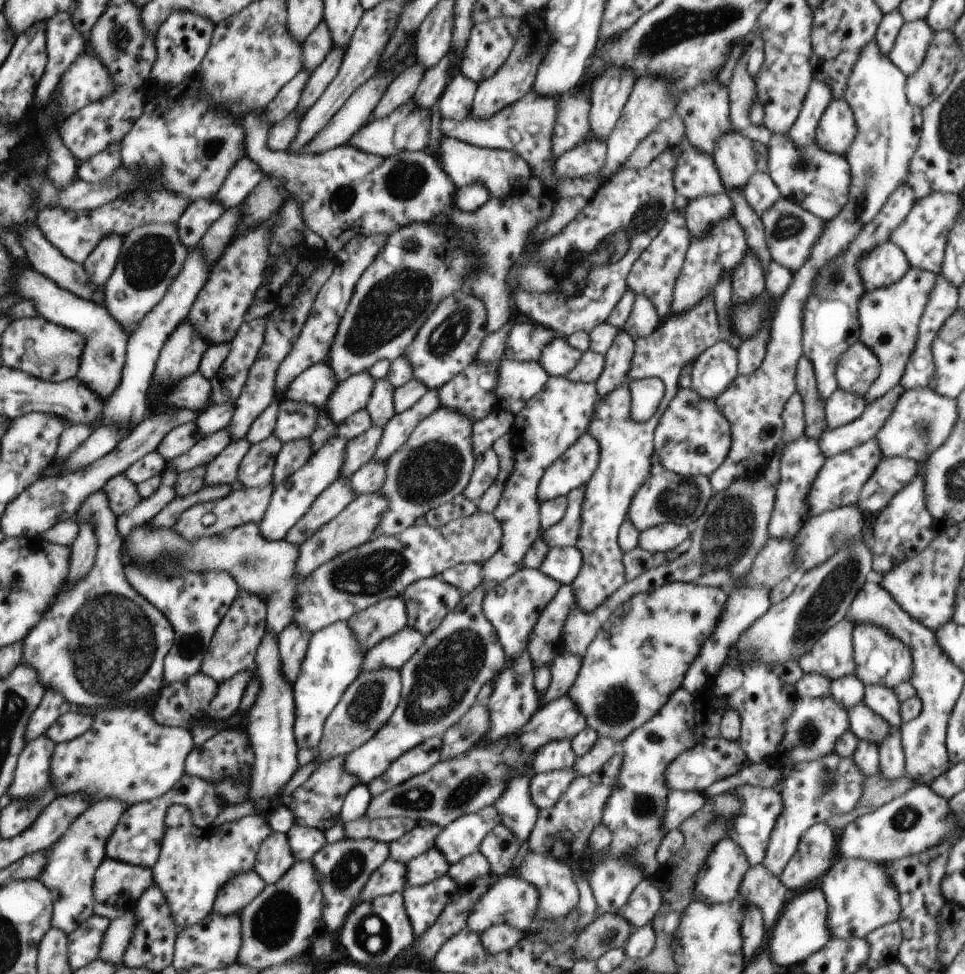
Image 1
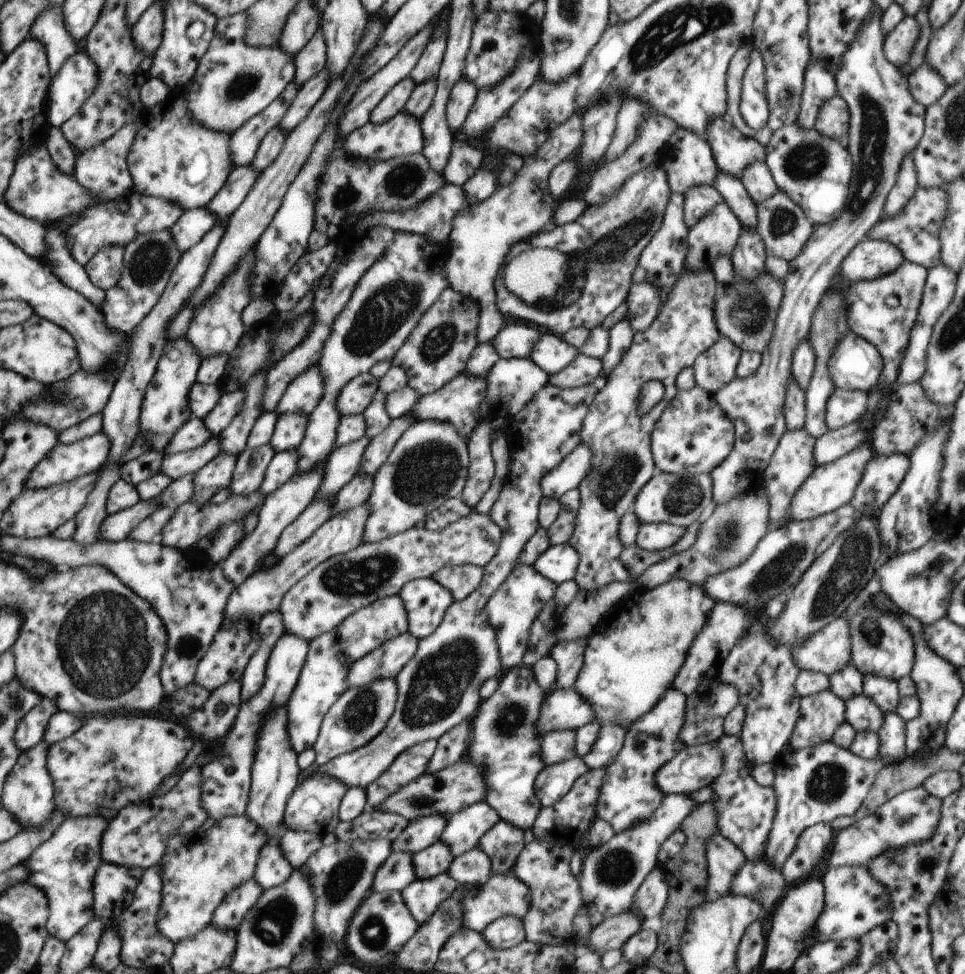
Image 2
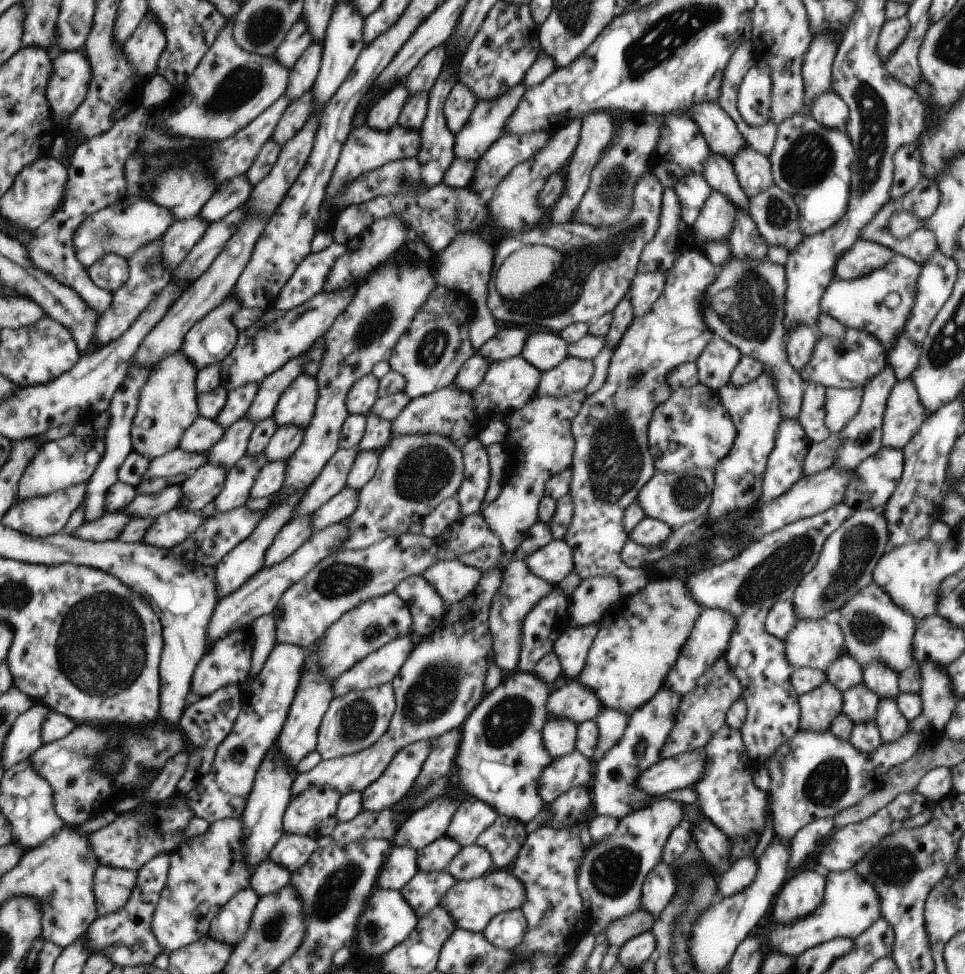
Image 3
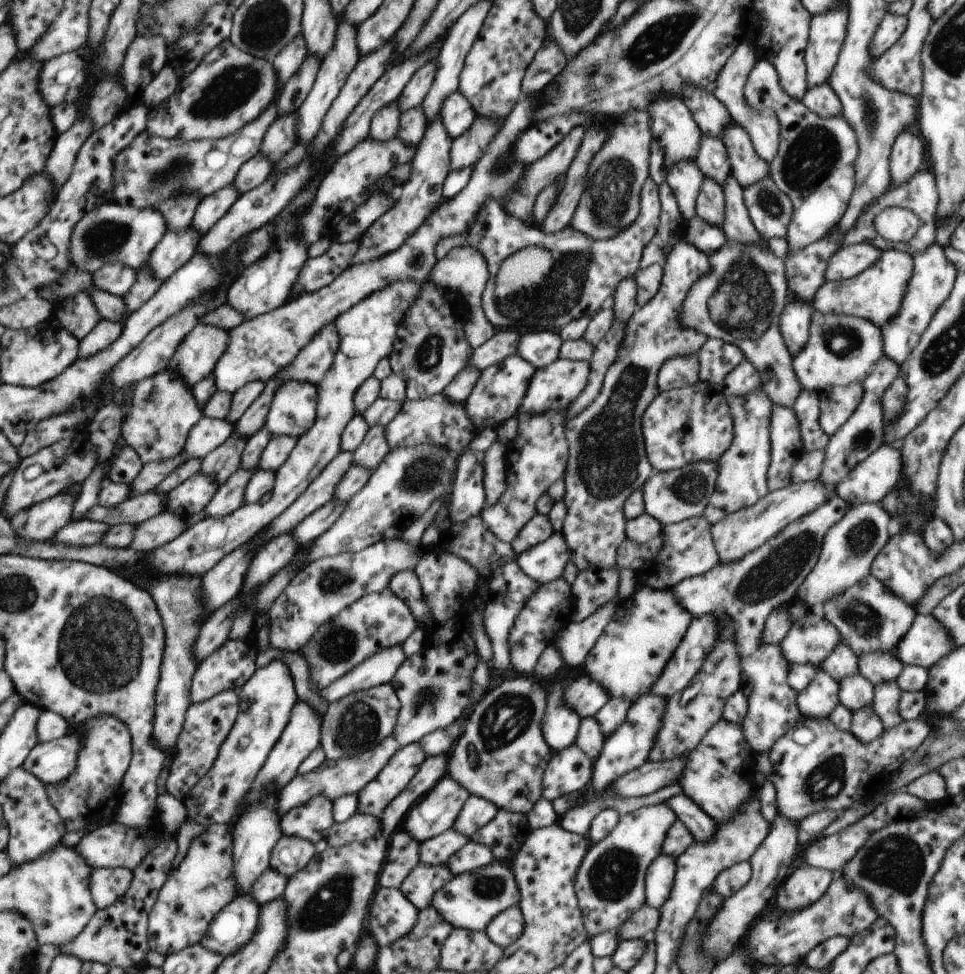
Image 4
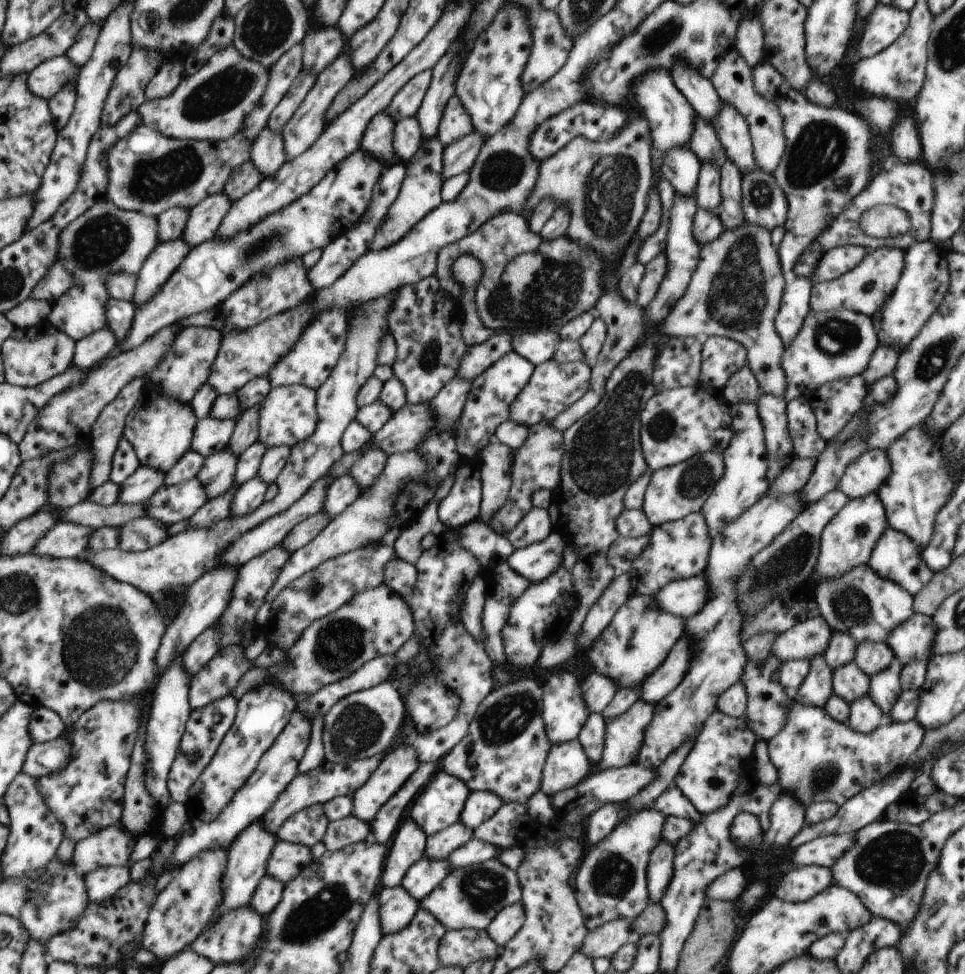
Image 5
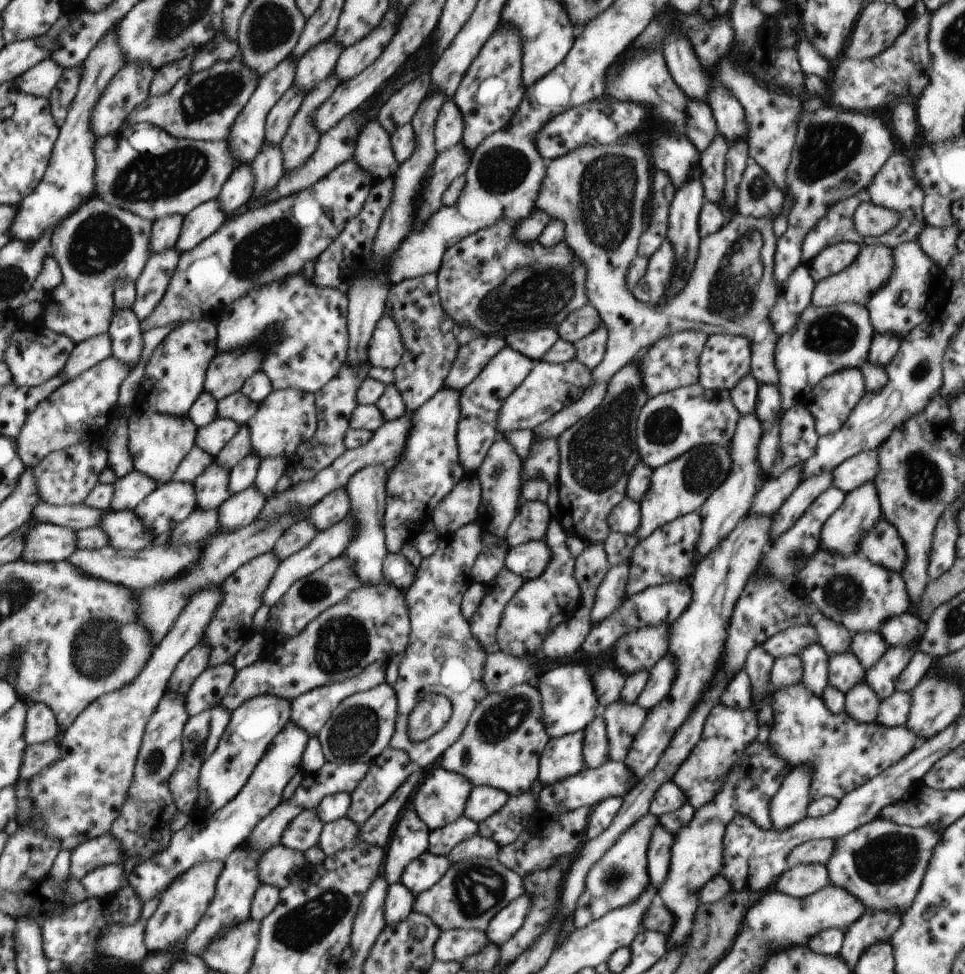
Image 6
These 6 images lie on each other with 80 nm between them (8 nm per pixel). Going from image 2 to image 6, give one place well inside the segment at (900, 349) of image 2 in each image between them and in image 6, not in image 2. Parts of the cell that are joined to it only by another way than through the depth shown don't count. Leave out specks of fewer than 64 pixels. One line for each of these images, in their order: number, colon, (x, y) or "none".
3: (859, 303)
4: (875, 294)
5: (863, 289)
6: (873, 267)

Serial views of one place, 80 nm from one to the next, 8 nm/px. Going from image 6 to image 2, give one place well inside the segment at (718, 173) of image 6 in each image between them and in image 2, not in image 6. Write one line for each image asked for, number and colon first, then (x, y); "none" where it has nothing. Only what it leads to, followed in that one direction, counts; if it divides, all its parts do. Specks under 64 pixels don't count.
2: (716, 235)
3: (715, 221)
4: (710, 203)
5: (708, 190)

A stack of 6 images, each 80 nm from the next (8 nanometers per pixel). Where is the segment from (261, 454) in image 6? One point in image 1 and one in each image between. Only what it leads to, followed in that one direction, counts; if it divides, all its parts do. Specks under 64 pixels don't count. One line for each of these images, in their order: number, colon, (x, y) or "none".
1: (313, 386)
2: (304, 393)
3: (296, 406)
4: (293, 411)
5: (288, 415)

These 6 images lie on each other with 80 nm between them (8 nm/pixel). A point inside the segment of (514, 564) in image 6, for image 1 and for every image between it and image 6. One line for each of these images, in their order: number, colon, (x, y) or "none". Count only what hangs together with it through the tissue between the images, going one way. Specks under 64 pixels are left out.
1: (563, 564)
2: (559, 563)
3: (553, 562)
4: (545, 562)
5: (537, 561)

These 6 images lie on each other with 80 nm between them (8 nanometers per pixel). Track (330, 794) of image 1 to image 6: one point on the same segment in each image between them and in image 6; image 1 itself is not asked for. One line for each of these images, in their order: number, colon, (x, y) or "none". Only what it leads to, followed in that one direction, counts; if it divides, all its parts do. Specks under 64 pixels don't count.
2: (313, 806)
3: (313, 813)
4: (311, 821)
5: (307, 828)
6: (304, 831)

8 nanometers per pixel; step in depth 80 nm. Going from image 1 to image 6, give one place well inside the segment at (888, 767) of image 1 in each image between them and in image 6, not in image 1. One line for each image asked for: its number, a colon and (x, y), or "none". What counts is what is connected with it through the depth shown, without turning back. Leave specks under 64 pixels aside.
2: (892, 735)
3: (892, 725)
4: (886, 699)
5: (885, 688)
6: (881, 677)

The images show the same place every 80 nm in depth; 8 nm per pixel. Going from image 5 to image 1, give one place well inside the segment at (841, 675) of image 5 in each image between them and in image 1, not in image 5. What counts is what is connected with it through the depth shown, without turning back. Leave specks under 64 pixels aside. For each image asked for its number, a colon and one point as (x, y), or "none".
1: (869, 726)
2: (864, 716)
3: (859, 703)
4: (856, 691)

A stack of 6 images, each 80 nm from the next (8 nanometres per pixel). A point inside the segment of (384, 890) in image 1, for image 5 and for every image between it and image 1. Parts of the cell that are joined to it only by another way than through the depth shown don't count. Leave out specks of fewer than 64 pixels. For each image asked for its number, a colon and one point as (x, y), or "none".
2: (396, 872)
3: (401, 865)
4: (403, 856)
5: (408, 846)

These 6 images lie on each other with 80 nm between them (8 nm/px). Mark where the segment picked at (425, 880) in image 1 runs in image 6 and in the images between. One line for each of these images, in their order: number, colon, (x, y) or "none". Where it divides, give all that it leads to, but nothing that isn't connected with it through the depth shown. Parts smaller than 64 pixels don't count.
2: (434, 860)
3: (436, 856)
4: (433, 852)
5: (439, 846)
6: (442, 840)

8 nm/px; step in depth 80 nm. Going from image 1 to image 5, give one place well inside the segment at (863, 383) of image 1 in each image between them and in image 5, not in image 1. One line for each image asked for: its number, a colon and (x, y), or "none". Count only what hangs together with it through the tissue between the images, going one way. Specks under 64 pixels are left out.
2: (856, 365)
3: (843, 357)
4: (841, 350)
5: (838, 344)

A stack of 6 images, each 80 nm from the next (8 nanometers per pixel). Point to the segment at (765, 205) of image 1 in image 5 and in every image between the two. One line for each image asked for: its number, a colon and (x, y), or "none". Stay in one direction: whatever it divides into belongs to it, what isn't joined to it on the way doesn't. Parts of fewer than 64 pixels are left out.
2: (757, 180)
3: (753, 170)
4: (747, 167)
5: (732, 130)

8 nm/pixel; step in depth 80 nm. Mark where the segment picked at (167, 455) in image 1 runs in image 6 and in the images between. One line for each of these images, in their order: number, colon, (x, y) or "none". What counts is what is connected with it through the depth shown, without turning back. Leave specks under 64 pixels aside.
2: (194, 433)
3: (200, 437)
4: (207, 435)
5: (211, 435)
6: (212, 438)

